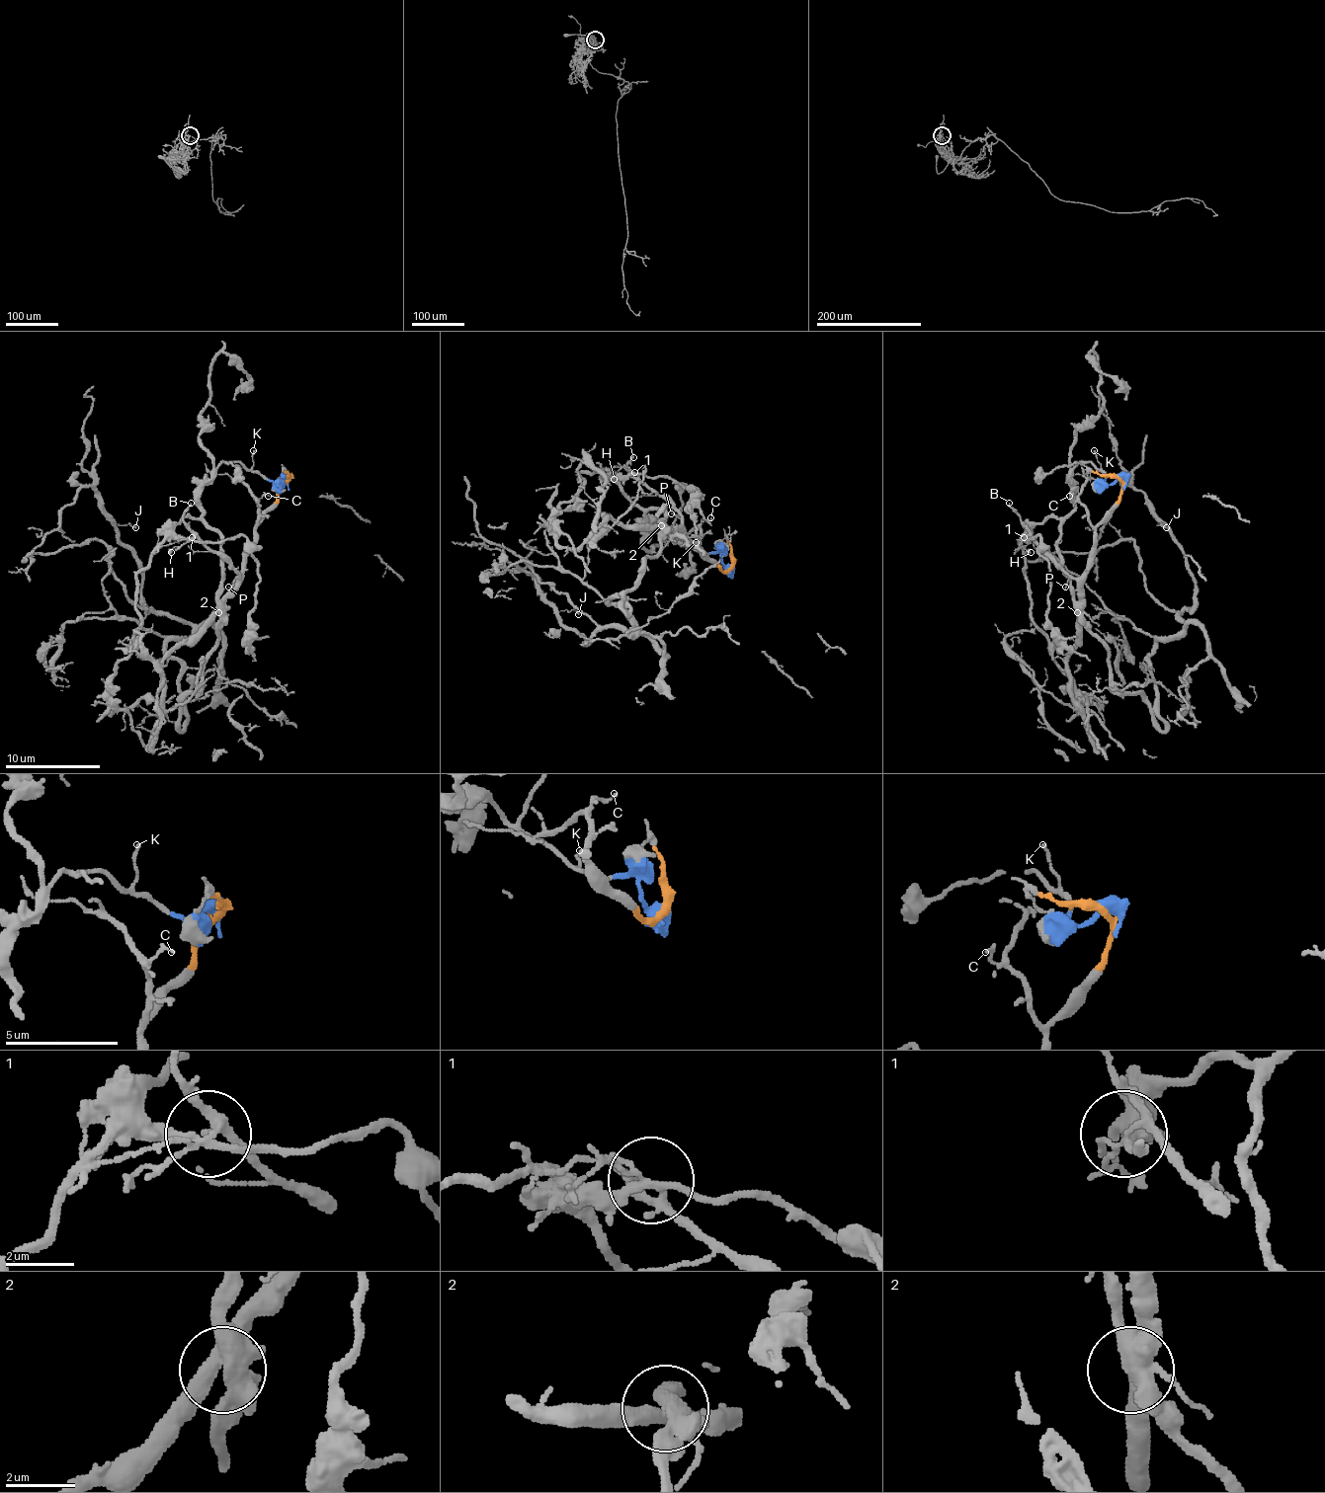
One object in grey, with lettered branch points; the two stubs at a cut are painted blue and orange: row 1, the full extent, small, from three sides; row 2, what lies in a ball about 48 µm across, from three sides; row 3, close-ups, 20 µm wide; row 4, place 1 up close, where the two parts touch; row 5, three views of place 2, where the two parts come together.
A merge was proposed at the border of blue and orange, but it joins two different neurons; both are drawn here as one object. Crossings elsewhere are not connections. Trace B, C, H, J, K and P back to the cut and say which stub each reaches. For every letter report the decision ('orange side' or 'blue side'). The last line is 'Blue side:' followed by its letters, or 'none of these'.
B: orange side
C: orange side
H: orange side
J: blue side
K: blue side
P: orange side
Blue side: J, K

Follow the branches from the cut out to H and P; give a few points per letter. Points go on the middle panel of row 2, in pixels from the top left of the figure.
H: (730, 567), (722, 570), (695, 543), (683, 526), (683, 514), (637, 475), (622, 467), (614, 479)
P: (730, 567), (722, 570), (687, 536), (680, 526), (680, 519), (671, 512)

